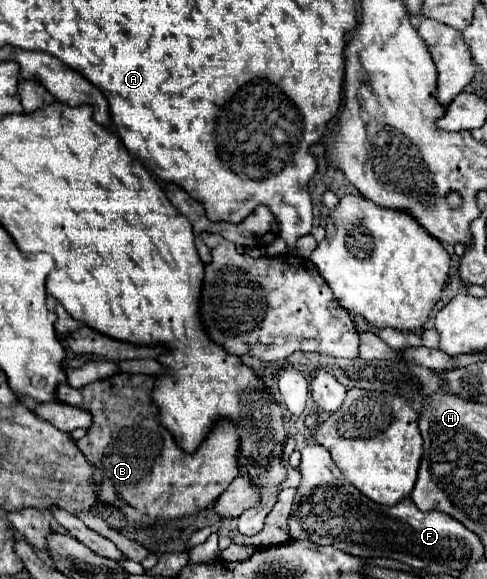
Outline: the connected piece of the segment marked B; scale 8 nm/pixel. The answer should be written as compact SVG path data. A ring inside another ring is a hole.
M116 372L114 376L96 380L92 384L86 384L84 388L70 388L68 384L58 386L60 402L88 410L94 418L94 424L88 428L86 438L78 440L78 448L96 466L94 480L100 482L98 500L104 504L116 504L116 506L124 508L128 520L134 520L138 526L148 526L156 520L166 522L172 518L194 514L200 508L210 506L228 488L228 484L238 476L240 436L236 432L234 422L228 418L220 418L212 426L208 436L200 442L196 452L184 452L178 446L176 438L158 420L160 412L150 396L152 388L154 388L154 380L156 380L156 376Z

